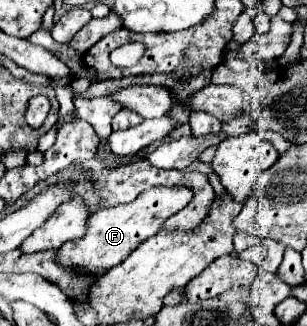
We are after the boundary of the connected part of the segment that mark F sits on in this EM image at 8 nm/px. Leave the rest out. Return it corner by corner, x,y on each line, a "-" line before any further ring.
153,187
143,191
131,203
99,209
97,213
93,213
93,217
87,219
87,231
81,239
61,245
61,249
57,251
57,265
81,275
107,273
111,267
125,261
125,257
129,257
129,253
133,253
145,239
159,233
161,225
173,213
181,211
191,201
191,197
193,195
185,187

